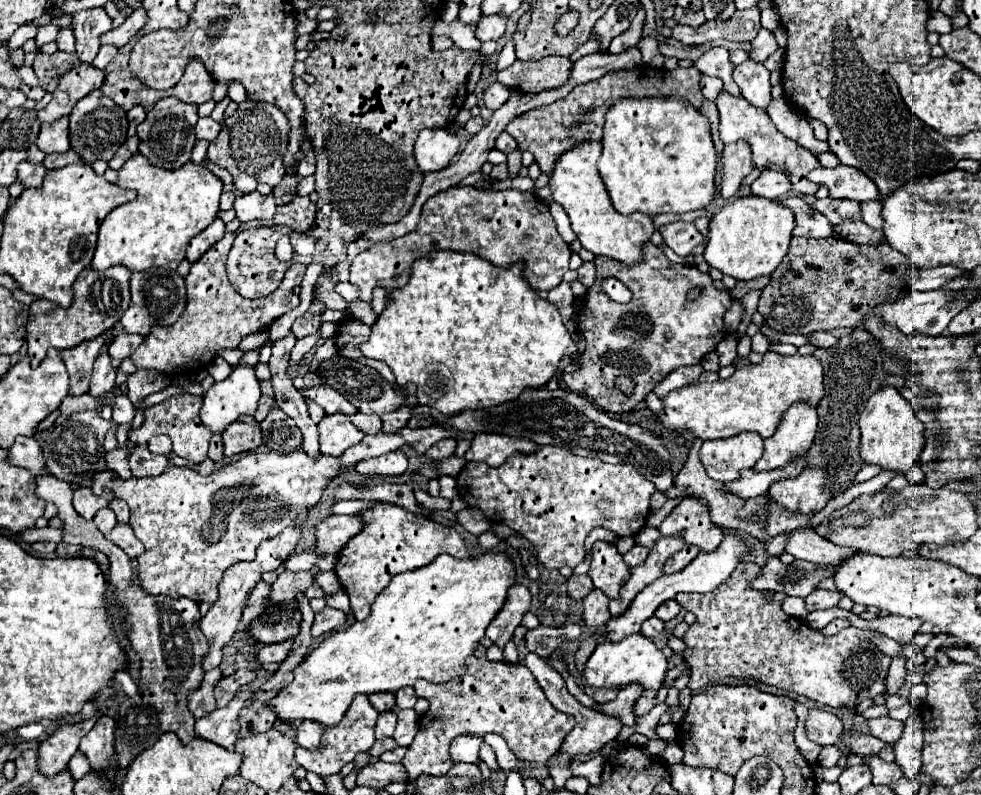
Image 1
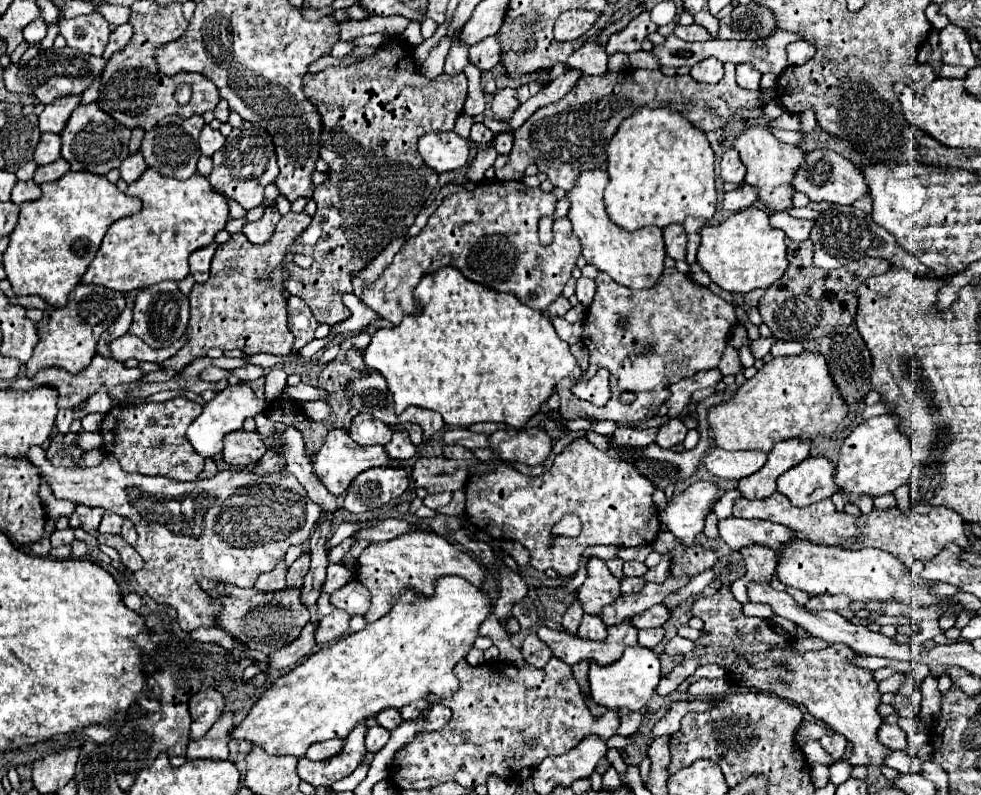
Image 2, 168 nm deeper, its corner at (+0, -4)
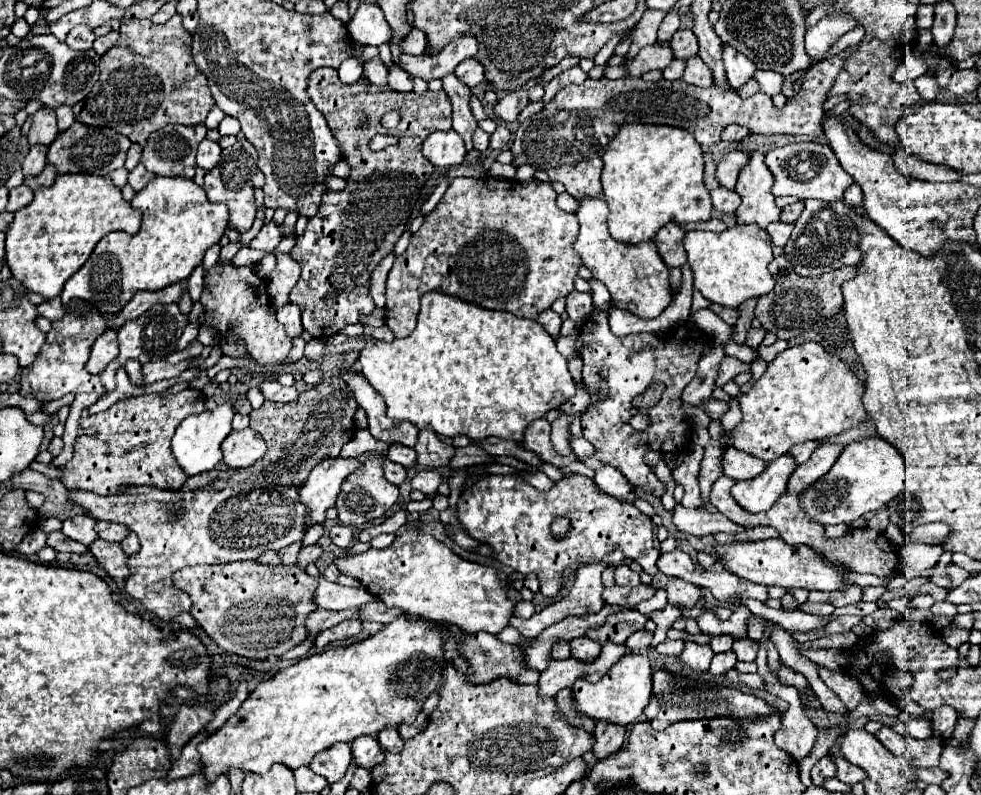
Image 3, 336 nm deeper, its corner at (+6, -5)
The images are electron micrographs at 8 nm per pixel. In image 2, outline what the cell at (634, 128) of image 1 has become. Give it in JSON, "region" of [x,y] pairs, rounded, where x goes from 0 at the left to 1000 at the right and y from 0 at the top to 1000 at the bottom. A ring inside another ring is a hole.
{"region":[[[651,136],[633,153],[633,161],[629,161],[619,184],[621,231],[617,236],[617,262],[621,274],[637,289],[651,289],[655,284],[678,287],[680,282],[696,279],[698,272],[723,277],[731,257],[727,204],[727,189],[719,166],[706,161],[692,141],[684,136]]]}

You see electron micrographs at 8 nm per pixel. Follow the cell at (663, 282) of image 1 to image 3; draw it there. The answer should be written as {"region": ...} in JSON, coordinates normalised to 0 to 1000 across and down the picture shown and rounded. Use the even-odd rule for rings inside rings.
{"region":[[[604,391],[602,399],[592,411],[594,424],[594,477],[596,484],[602,492],[602,512],[598,512],[592,537],[594,550],[607,562],[604,575],[592,577],[598,587],[604,592],[611,592],[615,585],[623,585],[629,592],[635,595],[635,600],[645,610],[653,613],[655,618],[674,625],[678,620],[678,608],[672,605],[666,587],[657,580],[660,567],[700,567],[704,560],[704,540],[702,527],[696,519],[694,512],[694,492],[702,484],[702,479],[708,474],[710,454],[717,447],[717,439],[723,434],[723,421],[704,414],[704,411],[692,411],[686,419],[684,429],[672,426],[668,419],[649,419],[649,421],[637,421],[627,424],[619,406],[619,391]],[[611,479],[619,482],[619,497],[615,504],[609,504]],[[674,479],[678,482],[678,494],[674,504],[660,514],[660,522],[664,525],[664,535],[660,542],[647,542],[641,535],[641,527],[649,519],[649,514],[643,512],[645,502],[660,489],[662,482]],[[680,555],[688,560],[678,560]]]}

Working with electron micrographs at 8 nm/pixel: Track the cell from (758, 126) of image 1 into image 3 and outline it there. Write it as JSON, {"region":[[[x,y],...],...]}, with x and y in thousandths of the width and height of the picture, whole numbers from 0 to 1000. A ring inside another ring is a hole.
{"region":[[[766,192],[766,203],[757,210],[749,240],[755,248],[755,258],[749,265],[753,283],[770,281],[780,288],[784,281],[794,278],[796,263],[790,258],[790,248],[786,243],[788,223],[780,208],[778,192]]]}

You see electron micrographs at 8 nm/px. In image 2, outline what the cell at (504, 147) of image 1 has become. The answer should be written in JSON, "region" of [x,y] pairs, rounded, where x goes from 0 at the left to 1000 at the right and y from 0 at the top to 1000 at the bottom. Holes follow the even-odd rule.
{"region":[[[511,166],[511,169],[507,169],[507,174],[505,174],[503,181],[505,181],[507,194],[517,196],[521,191],[521,186],[523,186],[523,169],[521,166]]]}

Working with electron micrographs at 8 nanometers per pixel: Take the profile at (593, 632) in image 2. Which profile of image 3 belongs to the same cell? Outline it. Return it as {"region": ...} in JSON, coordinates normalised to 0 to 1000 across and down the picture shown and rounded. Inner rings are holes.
{"region":[[[590,801],[582,806],[582,826],[588,826],[588,831],[607,831],[611,821],[613,821],[613,811],[609,811],[609,806],[602,806],[598,801]]]}

